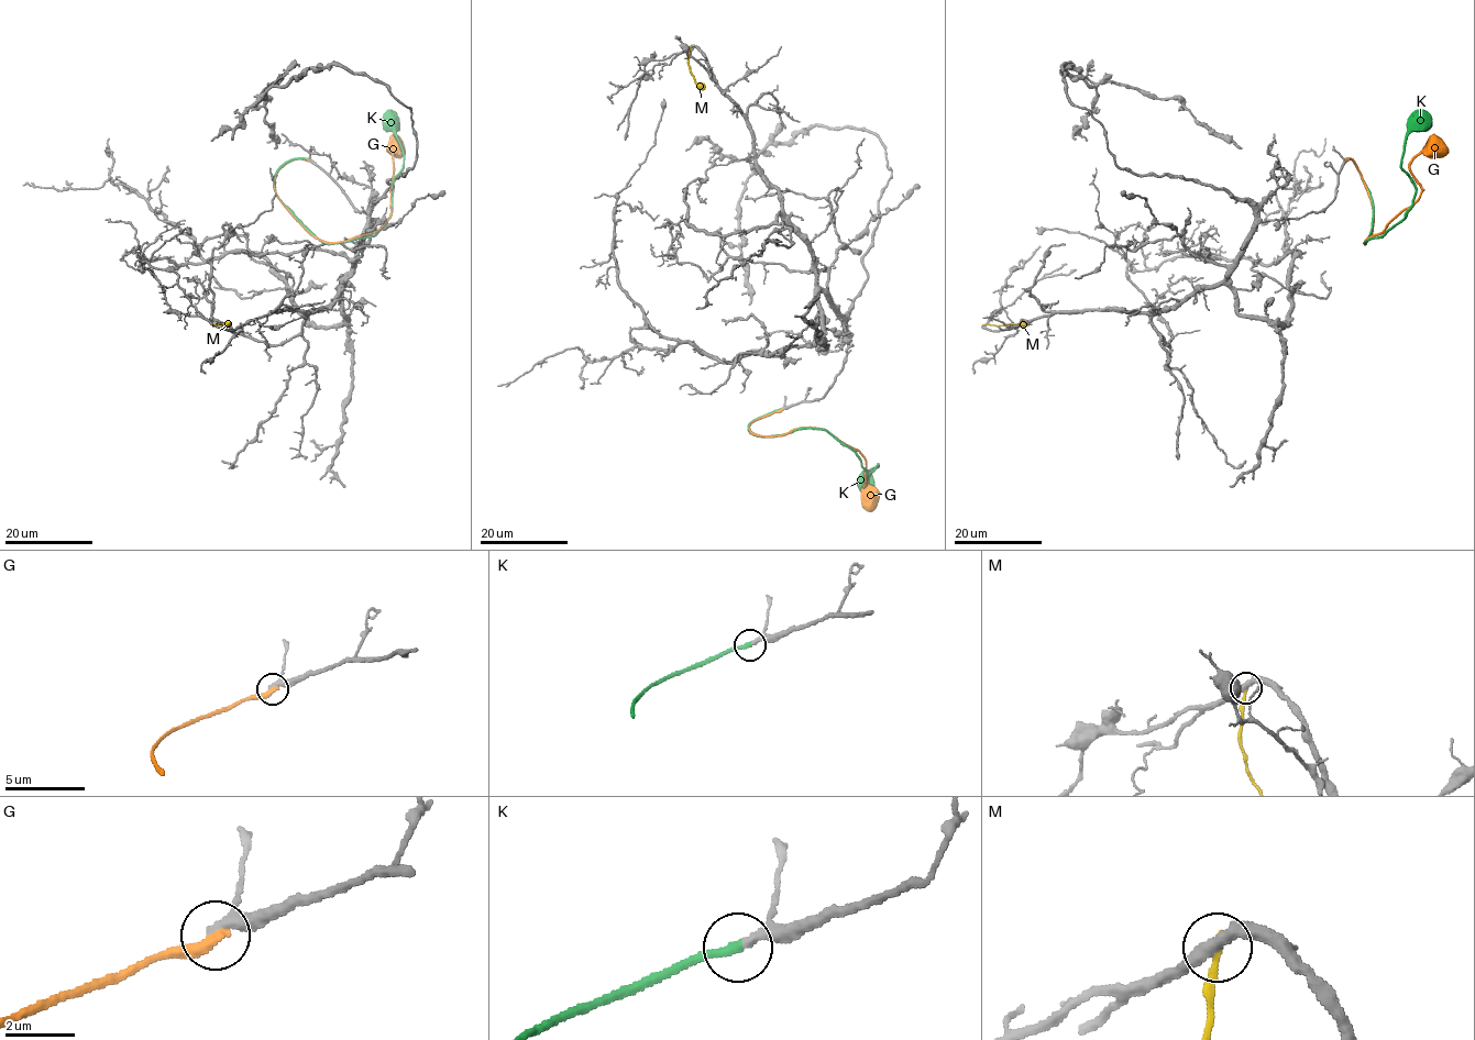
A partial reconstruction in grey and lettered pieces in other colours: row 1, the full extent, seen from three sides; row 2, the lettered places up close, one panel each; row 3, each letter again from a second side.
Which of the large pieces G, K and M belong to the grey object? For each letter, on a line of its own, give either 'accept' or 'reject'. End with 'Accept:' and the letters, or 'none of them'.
G: reject
K: accept
M: reject
Accept: K

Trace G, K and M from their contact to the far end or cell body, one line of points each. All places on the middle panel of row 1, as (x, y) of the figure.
G: (781, 410), (748, 428), (761, 436), (780, 436), (801, 428), (829, 432), (865, 457), (866, 496), (871, 507)
K: (780, 410), (748, 430), (777, 436), (826, 430), (856, 453), (867, 478), (878, 464), (863, 490)
M: (690, 47), (690, 70), (705, 88)

